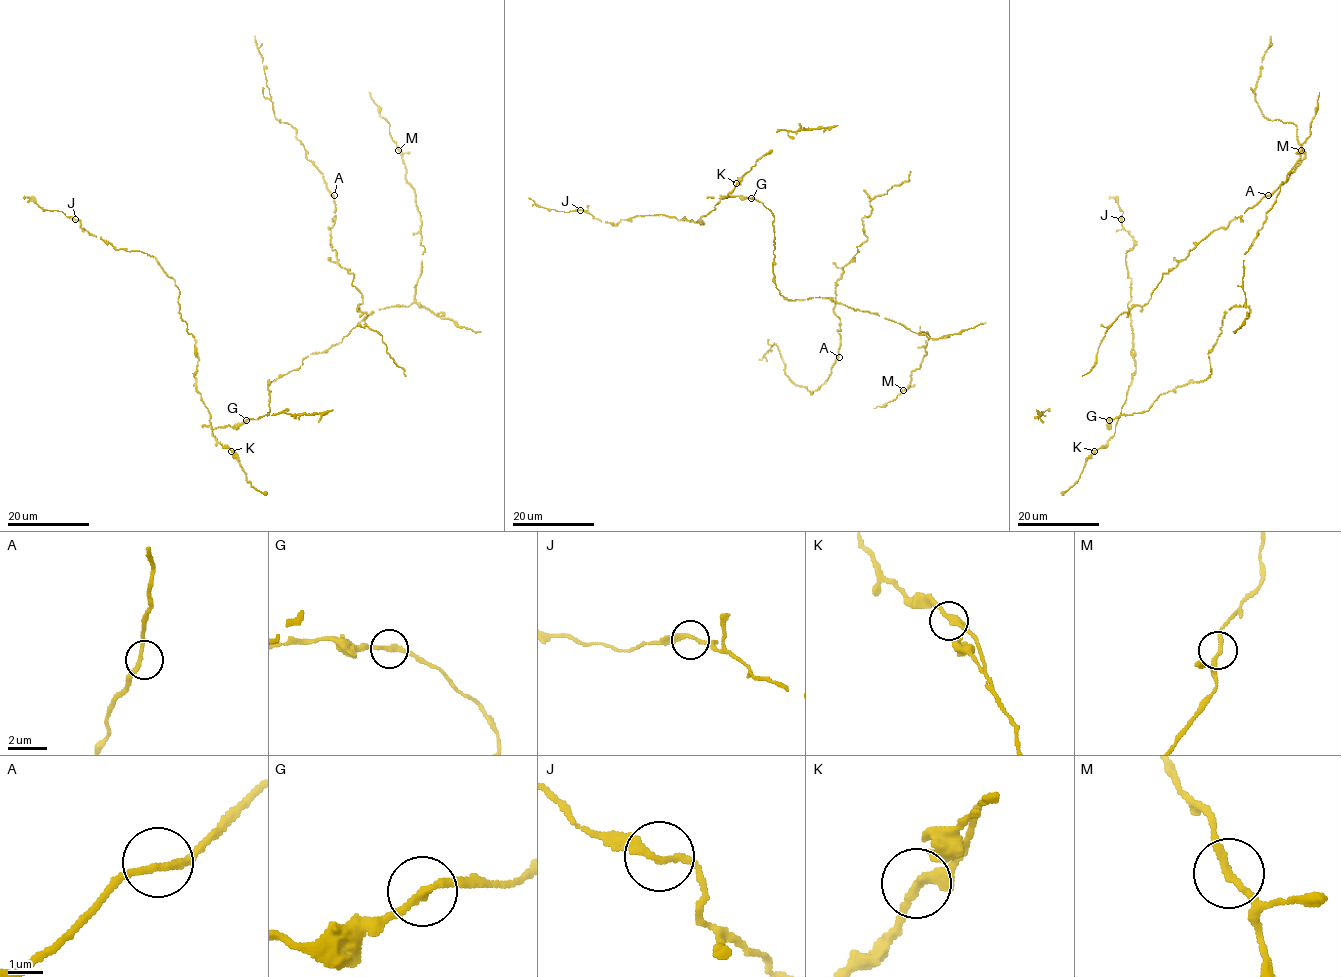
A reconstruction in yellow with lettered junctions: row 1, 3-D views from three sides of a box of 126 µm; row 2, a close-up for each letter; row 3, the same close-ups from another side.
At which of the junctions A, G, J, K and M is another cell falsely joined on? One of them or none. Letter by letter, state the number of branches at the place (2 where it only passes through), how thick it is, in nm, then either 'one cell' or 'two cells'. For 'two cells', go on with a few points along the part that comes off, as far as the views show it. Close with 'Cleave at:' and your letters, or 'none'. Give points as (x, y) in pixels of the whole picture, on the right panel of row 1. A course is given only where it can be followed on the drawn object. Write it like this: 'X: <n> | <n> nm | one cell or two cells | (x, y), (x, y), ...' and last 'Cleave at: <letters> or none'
A: 2 | 200 nm | one cell
G: 2 | 220 nm | one cell
J: 2 | 220 nm | one cell
K: 2 | 240 nm | one cell
M: 2 | 200 nm | one cell
Cleave at: none

